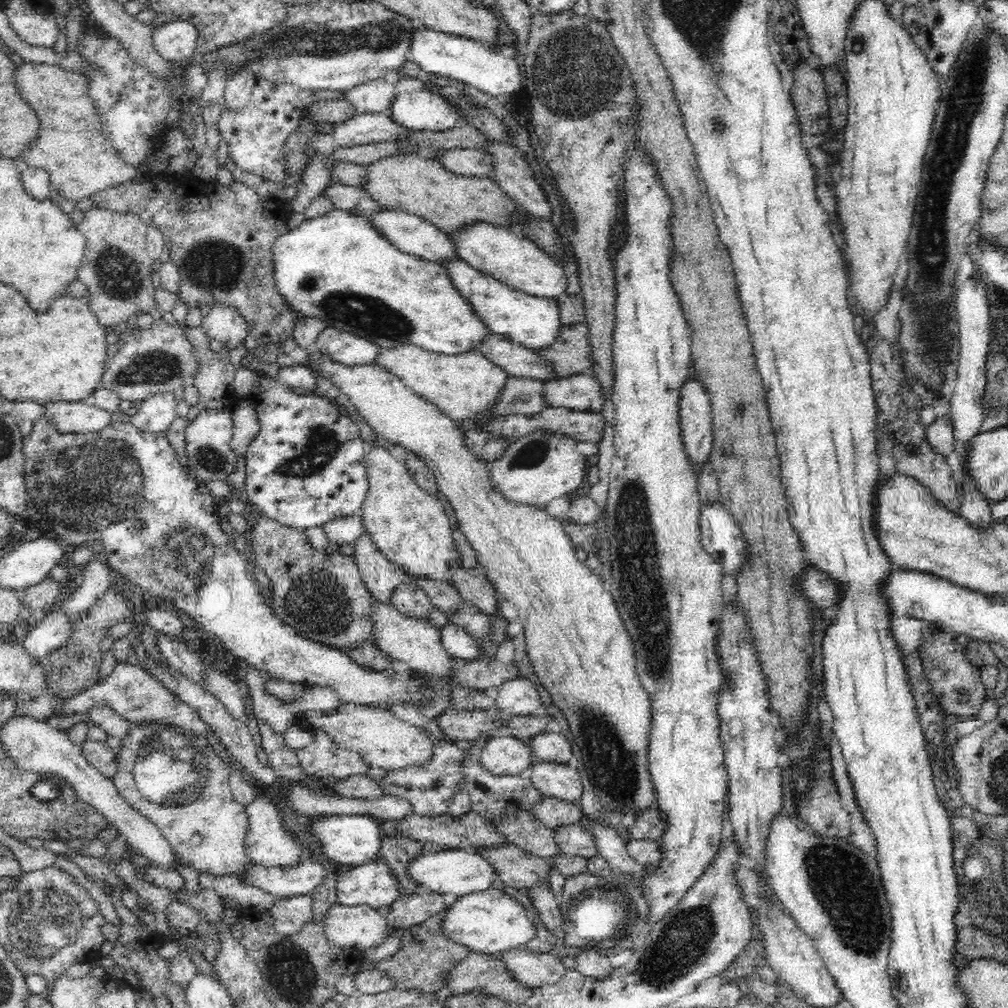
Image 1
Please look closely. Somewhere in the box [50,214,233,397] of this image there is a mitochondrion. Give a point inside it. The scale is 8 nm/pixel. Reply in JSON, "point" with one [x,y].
{"point":[156,367]}

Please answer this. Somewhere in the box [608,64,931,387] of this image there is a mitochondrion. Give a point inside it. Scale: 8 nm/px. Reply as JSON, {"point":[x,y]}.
{"point":[716,124]}

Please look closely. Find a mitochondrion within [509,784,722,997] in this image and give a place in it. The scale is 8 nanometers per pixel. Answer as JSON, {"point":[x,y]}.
{"point":[686,939]}

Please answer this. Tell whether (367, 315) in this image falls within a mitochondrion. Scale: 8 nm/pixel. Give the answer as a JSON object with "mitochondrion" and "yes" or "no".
{"mitochondrion":"yes"}

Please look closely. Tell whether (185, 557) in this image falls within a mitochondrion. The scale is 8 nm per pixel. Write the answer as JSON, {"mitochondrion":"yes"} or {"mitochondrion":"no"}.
{"mitochondrion":"yes"}

